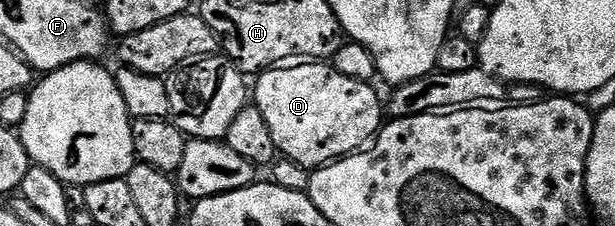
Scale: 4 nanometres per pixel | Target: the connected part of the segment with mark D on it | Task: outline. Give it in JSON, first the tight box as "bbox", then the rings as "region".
{"bbox":[253,63,385,171],"region":[[[295,63],[288,67],[272,67],[258,74],[256,81],[259,82],[253,85],[253,104],[261,111],[261,115],[265,115],[265,123],[269,123],[276,150],[286,160],[296,161],[309,171],[362,150],[378,134],[385,121],[385,105],[381,97],[379,101],[375,94],[376,86],[348,79],[327,63]]]}

